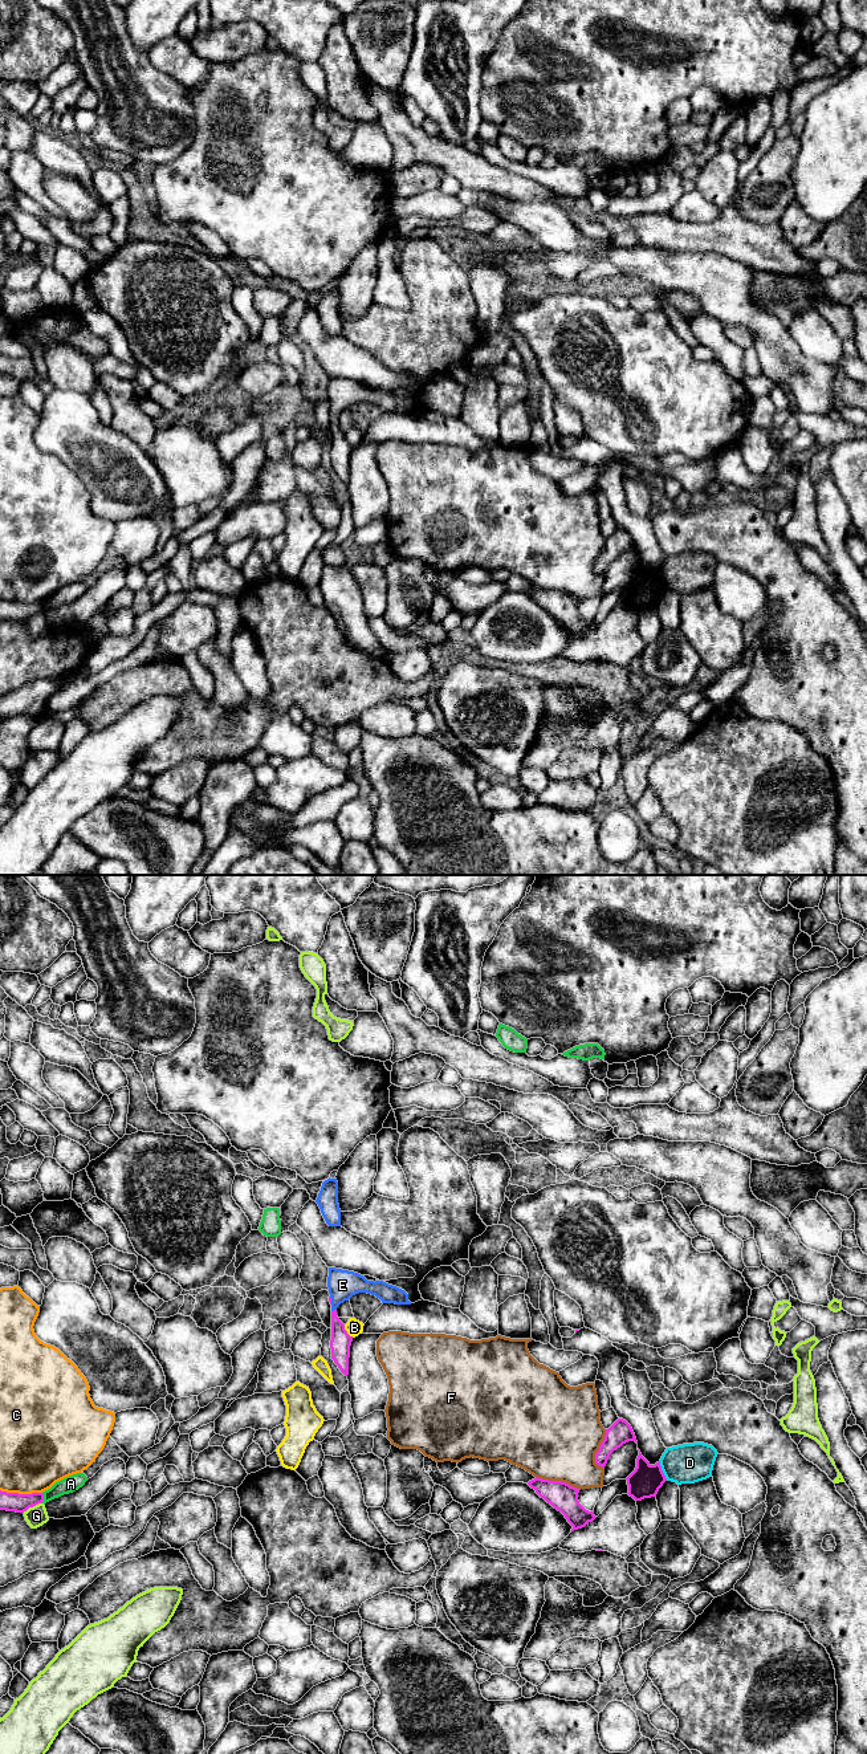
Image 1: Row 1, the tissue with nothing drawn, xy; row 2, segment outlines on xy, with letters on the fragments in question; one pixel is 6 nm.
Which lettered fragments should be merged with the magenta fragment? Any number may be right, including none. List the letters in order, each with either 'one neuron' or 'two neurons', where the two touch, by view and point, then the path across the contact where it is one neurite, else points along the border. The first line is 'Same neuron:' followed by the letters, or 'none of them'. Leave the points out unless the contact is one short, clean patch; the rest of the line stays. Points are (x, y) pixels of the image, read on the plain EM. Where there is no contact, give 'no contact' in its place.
Same neuron: E
A: two neurons; meets magenta in xy at (43, 607)
B: two neurons; meets magenta in xy at (346, 440)
C: two neurons; meets magenta in xy at (21, 603)
D: two neurons; meets magenta in xy at (662, 580)
E: one neuron; meets magenta in xy at (334, 419); runs through xy (341, 450), (334, 419), (334, 410), (342, 394)
F: two neurons; meets magenta in xy at (558, 590)
G: two neurons; meets magenta in xy at (32, 615)

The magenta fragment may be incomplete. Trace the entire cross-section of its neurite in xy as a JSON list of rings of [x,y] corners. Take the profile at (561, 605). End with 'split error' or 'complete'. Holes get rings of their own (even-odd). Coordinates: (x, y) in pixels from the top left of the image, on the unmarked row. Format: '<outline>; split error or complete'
[[[537,586],[529,590],[528,594],[534,598],[541,607],[565,624],[567,631],[573,635],[571,640],[585,636],[597,627],[594,620],[586,619],[579,613],[578,602],[581,598],[562,590],[549,590]]]; complete

